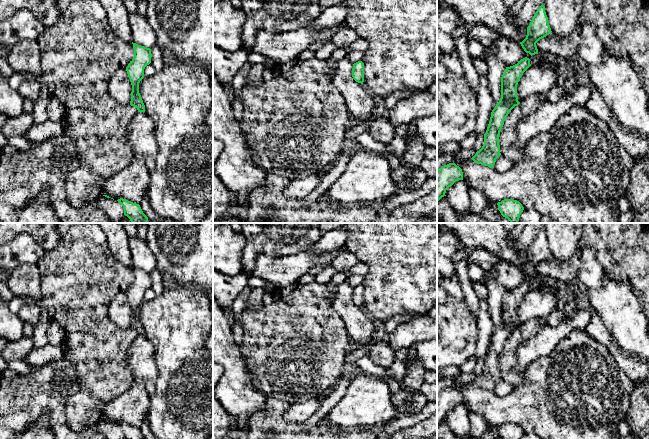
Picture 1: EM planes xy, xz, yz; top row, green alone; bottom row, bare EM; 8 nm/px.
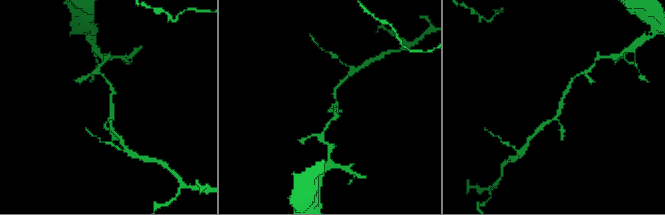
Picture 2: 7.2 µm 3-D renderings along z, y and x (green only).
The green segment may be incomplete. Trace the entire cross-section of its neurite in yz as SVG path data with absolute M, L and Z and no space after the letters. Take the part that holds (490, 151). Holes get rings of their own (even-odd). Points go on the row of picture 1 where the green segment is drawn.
M525 57L517 64L506 67L501 77L501 98L491 112L490 121L484 134L484 144L471 158L475 163L494 168L496 159L501 155L500 131L509 112L520 104L517 85L523 73L530 66L530 59Z

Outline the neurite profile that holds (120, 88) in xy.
M126 68L119 69L108 83L110 96L120 105L128 106L131 101L132 85Z

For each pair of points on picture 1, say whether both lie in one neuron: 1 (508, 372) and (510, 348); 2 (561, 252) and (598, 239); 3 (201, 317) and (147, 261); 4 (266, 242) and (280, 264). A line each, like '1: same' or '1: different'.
1: same
2: different
3: different
4: different

